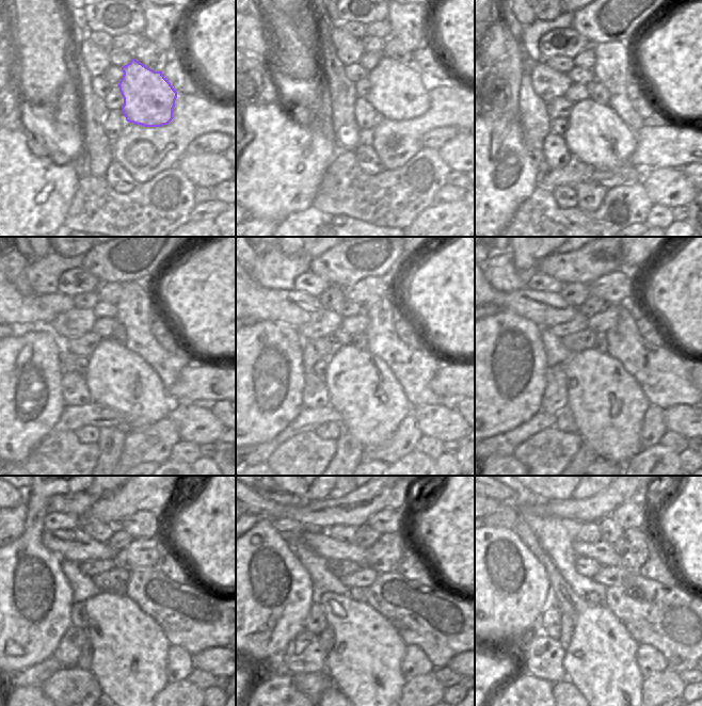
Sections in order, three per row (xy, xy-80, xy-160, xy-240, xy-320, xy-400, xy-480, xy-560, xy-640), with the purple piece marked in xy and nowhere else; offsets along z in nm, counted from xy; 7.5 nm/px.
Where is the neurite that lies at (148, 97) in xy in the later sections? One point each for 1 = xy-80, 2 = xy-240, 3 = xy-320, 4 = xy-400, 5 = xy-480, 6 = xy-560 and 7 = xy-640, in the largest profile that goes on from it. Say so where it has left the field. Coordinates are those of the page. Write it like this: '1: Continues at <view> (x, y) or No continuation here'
1: Continues at xy-80 (396, 93)
2: Continues at xy-240 (117, 379)
3: Continues at xy-320 (370, 400)
4: Continues at xy-400 (608, 405)
5: Continues at xy-480 (130, 651)
6: Continues at xy-560 (365, 662)
7: Continues at xy-640 (600, 660).

